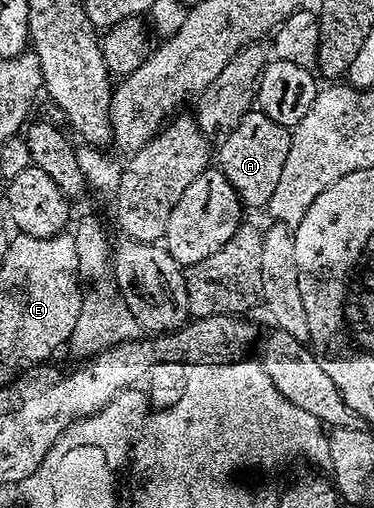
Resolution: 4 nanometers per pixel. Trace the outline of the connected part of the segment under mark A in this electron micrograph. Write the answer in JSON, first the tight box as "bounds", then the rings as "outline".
{"bounds":[216,111,291,210],"outline":[[[249,111],[234,129],[221,138],[222,146],[216,149],[216,165],[232,185],[247,210],[269,206],[272,191],[280,183],[284,159],[288,159],[291,130],[280,123],[272,123],[261,111]]]}

